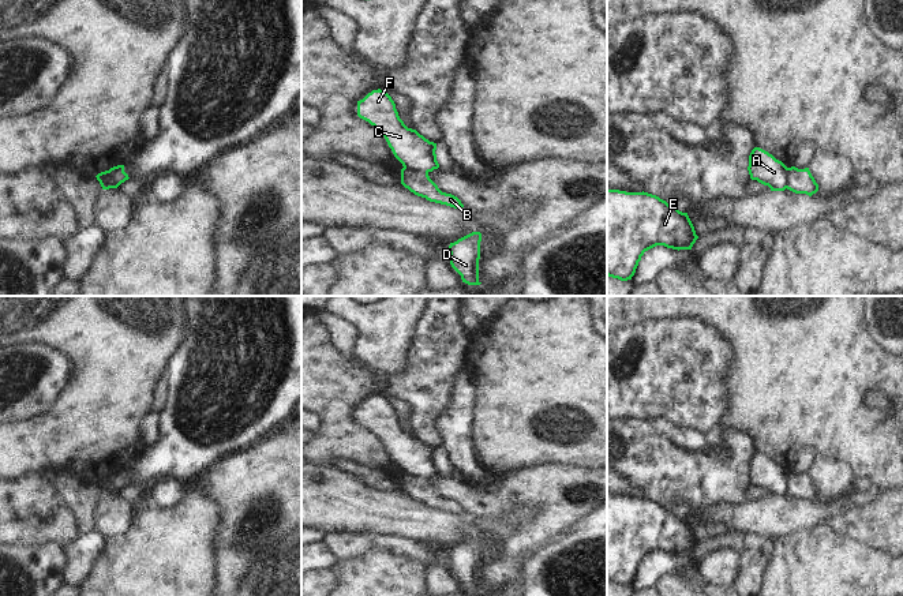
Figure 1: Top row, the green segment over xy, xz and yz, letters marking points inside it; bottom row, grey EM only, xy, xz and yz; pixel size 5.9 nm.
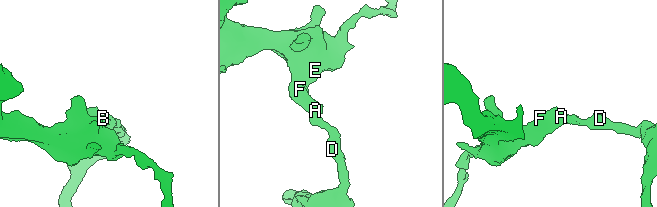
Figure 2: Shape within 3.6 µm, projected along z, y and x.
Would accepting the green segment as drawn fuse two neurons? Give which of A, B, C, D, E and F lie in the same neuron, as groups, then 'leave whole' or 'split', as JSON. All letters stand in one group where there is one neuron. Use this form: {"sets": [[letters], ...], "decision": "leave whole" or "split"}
{"sets": [["A", "C", "E", "F"], ["B", "D"]], "decision": "split"}

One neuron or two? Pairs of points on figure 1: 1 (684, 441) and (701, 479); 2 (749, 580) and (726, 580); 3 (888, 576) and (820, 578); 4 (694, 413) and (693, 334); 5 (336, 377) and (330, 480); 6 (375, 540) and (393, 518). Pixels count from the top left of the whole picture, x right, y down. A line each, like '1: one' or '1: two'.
1: two
2: two
3: one
4: one
5: two
6: two

